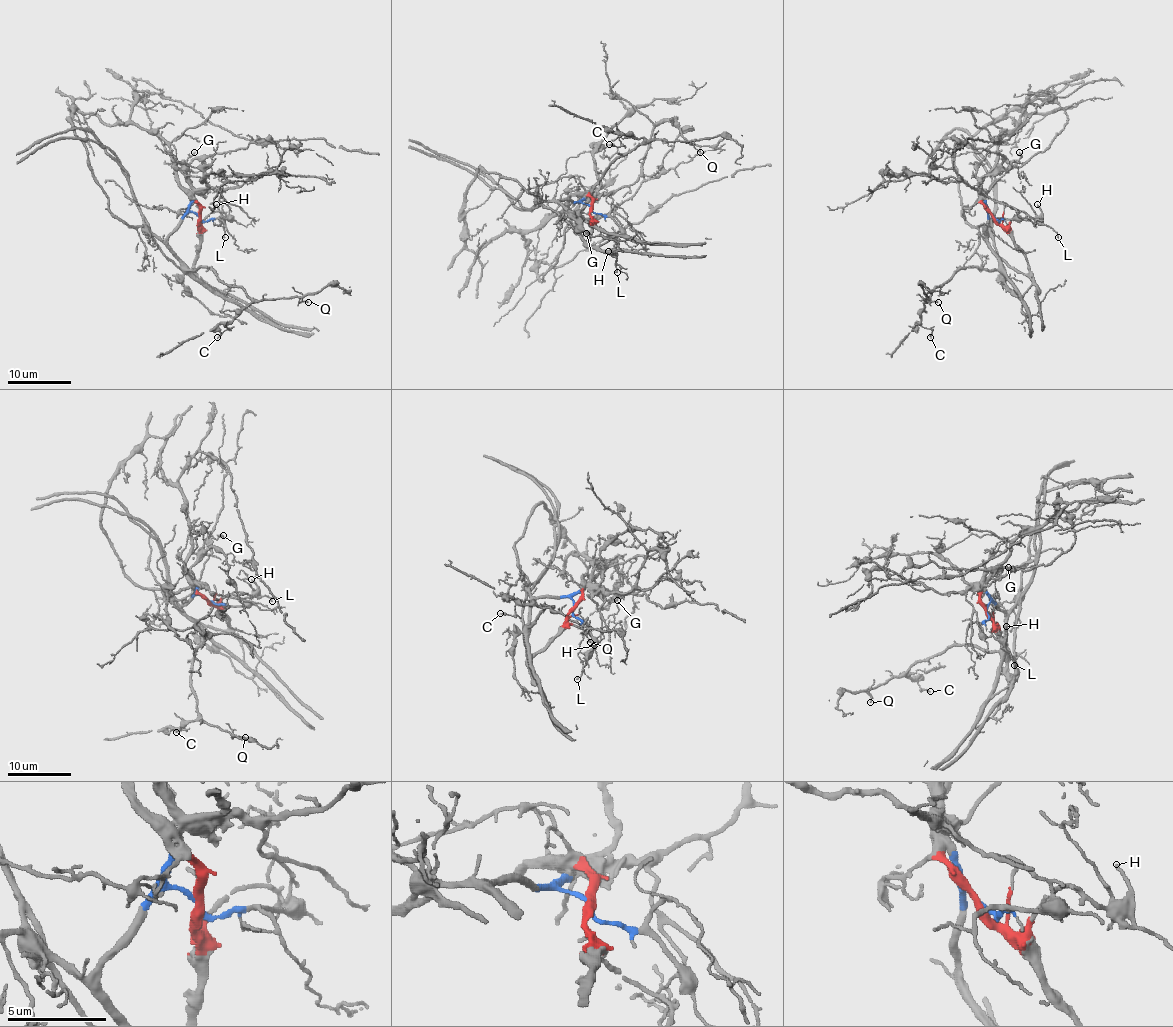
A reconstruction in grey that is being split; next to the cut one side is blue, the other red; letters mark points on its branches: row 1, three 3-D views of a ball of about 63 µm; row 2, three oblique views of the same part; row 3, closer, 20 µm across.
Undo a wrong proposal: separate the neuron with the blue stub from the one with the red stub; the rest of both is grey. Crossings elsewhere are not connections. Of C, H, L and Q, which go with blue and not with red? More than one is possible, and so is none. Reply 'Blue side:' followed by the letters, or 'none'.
Blue side: C, Q

